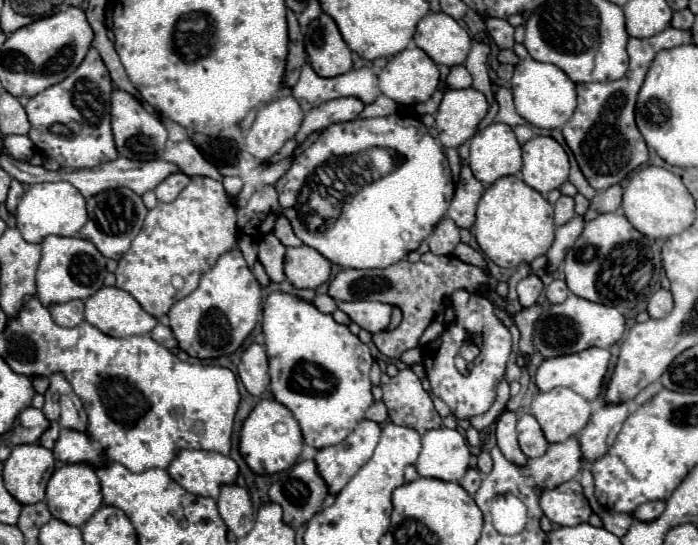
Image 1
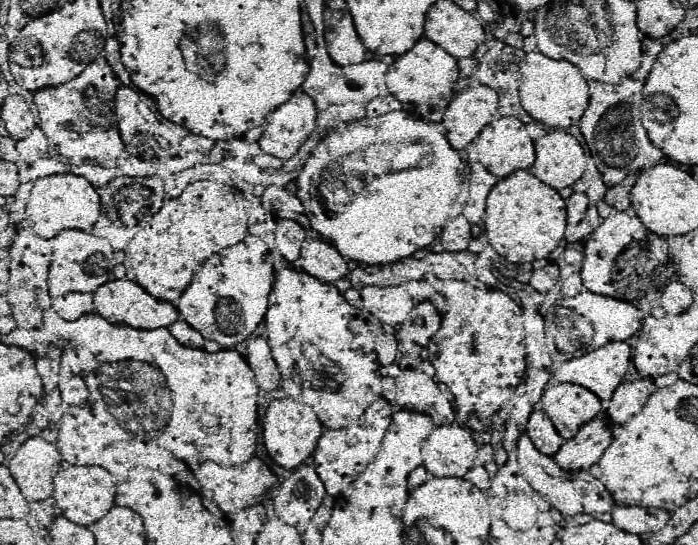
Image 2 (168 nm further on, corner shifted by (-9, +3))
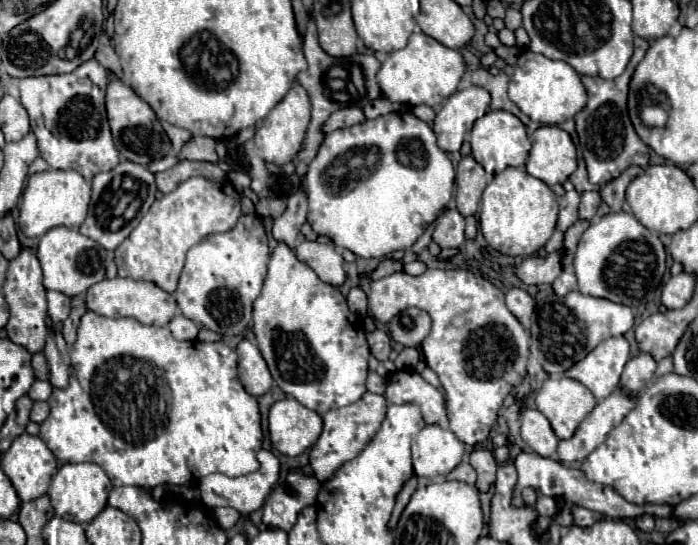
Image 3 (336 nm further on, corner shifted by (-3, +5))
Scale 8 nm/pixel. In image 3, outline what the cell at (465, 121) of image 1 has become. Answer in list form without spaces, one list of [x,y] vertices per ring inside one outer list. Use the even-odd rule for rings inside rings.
[[[471,85],[455,91],[435,117],[433,131],[437,135],[437,145],[447,153],[459,151],[473,123],[487,113],[490,101],[491,95],[483,87]]]

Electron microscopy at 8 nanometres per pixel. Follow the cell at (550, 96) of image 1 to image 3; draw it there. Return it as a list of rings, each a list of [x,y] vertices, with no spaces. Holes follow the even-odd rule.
[[[523,51],[517,59],[515,73],[509,83],[511,101],[531,119],[543,125],[559,125],[575,117],[587,103],[587,93],[581,77],[565,61],[553,61],[533,51]]]

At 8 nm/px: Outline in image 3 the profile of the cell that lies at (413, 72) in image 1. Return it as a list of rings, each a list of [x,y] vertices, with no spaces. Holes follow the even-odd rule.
[[[415,31],[409,37],[409,43],[393,51],[389,59],[381,65],[377,73],[379,87],[383,91],[383,97],[395,103],[405,103],[405,105],[429,105],[437,107],[443,103],[451,93],[457,91],[457,85],[465,73],[465,63],[459,51],[447,49],[433,37],[427,37],[421,31]]]

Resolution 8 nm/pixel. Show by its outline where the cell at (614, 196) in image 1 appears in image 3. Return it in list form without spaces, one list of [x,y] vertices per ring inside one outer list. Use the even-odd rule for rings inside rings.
[[[629,167],[625,169],[615,181],[609,181],[599,193],[601,193],[601,199],[611,207],[611,211],[621,211],[623,203],[625,203],[625,189],[627,185],[641,173],[641,167]]]

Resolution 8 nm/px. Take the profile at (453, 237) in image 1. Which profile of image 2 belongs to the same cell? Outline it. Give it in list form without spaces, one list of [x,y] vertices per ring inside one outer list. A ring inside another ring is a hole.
[[[459,215],[455,219],[449,219],[441,233],[441,245],[445,247],[445,251],[459,253],[467,249],[469,243],[471,243],[471,233],[469,233],[469,223],[465,221],[465,217]]]

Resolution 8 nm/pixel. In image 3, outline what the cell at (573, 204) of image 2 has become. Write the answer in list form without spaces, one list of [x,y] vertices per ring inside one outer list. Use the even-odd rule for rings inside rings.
[[[573,189],[567,191],[563,197],[559,197],[559,219],[557,219],[557,229],[567,231],[579,217],[577,217],[577,207],[579,207],[581,195]]]

